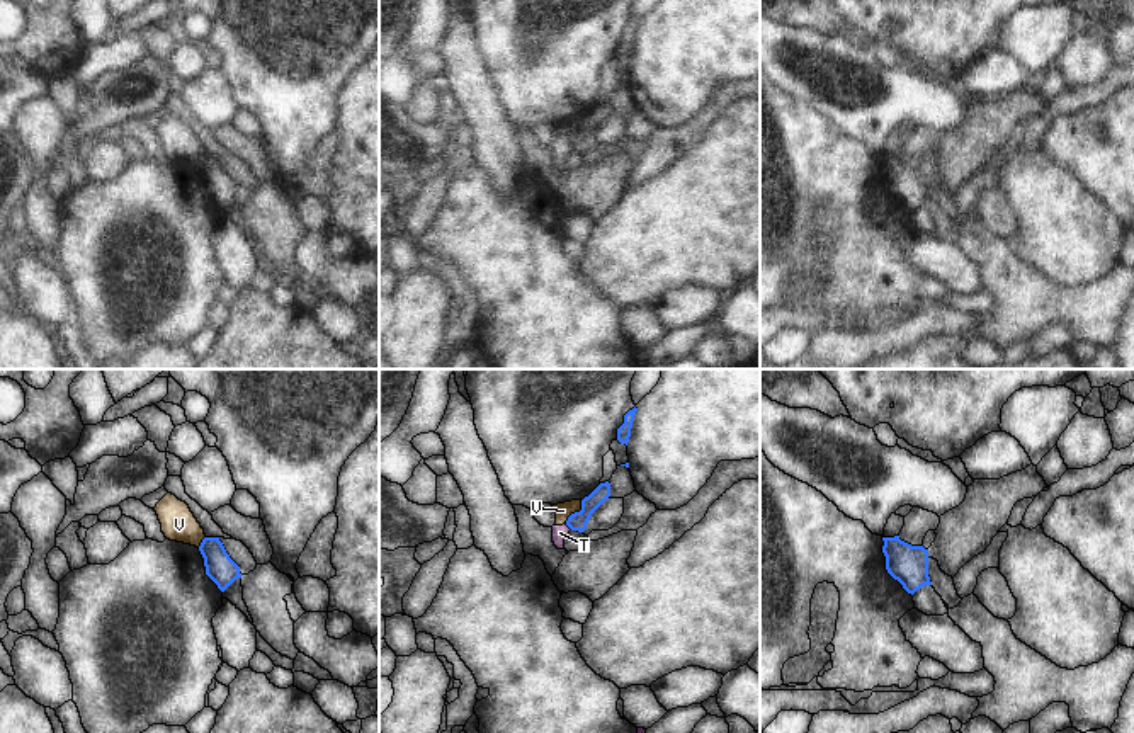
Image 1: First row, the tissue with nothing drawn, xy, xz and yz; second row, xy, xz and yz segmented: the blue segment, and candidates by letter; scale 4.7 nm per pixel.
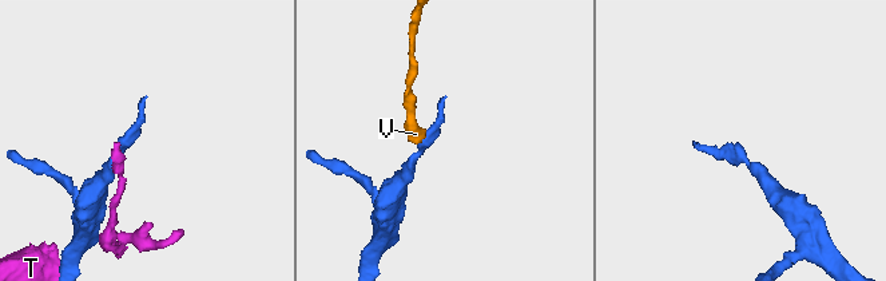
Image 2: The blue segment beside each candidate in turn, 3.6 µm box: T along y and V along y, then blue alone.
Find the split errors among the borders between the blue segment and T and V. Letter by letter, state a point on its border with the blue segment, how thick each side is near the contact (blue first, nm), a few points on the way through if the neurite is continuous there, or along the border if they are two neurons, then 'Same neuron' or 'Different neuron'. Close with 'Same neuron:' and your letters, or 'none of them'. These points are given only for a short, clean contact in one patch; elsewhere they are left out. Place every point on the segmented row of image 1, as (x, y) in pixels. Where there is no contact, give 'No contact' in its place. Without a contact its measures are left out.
T: Touches blue at xz (568, 526). Thickness 90 nm (blue) against 70 nm. Different neuron
V: Touches blue at xz (575, 512). Thickness 90 nm (blue) against 80 nm. Boundary: xz (582, 500), (582, 507), (565, 522). Different neuron
Same neuron: none of them

